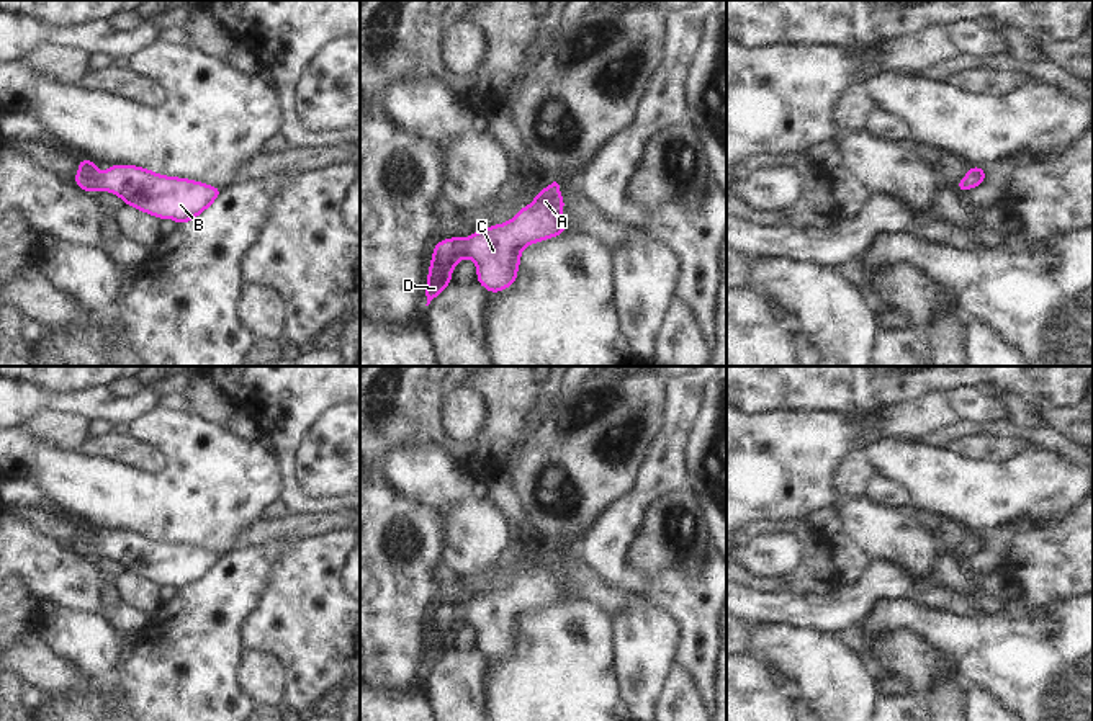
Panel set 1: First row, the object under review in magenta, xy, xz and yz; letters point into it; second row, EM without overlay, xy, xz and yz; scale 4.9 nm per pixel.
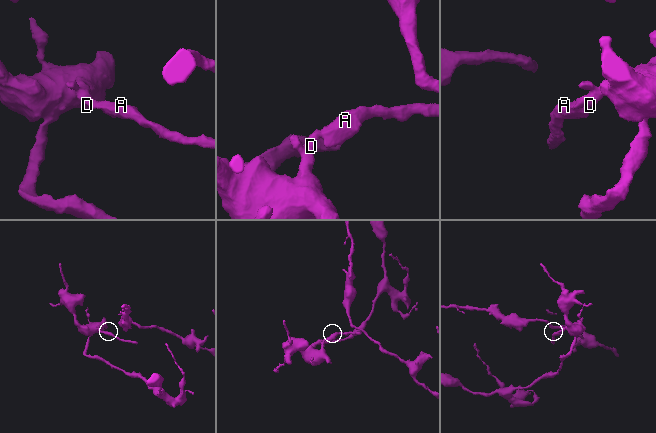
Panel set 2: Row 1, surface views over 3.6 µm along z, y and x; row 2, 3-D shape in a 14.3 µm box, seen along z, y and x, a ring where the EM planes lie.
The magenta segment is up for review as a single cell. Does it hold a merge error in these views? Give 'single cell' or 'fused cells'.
single cell

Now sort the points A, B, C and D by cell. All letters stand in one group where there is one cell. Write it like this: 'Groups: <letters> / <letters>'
Groups: A B C D

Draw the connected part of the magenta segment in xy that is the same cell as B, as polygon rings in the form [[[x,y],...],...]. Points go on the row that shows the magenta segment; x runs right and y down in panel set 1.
[[[87,159],[79,163],[74,181],[85,191],[111,191],[133,208],[178,224],[201,214],[223,193],[211,185],[164,177],[134,165],[113,165],[100,173]]]

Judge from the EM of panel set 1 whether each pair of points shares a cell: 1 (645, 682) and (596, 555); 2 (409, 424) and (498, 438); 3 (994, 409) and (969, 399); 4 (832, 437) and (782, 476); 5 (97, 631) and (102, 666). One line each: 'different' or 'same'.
1: different
2: same
3: same
4: same
5: same

